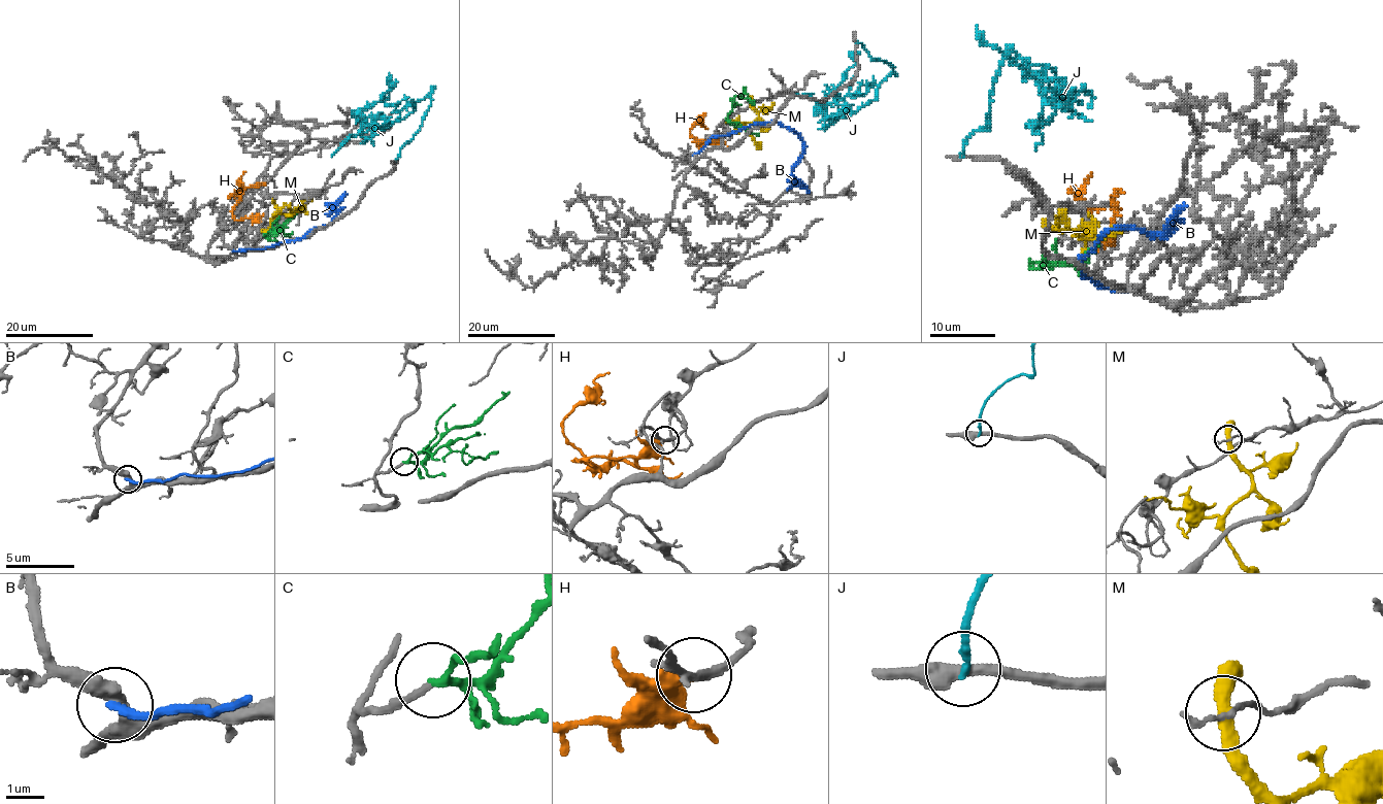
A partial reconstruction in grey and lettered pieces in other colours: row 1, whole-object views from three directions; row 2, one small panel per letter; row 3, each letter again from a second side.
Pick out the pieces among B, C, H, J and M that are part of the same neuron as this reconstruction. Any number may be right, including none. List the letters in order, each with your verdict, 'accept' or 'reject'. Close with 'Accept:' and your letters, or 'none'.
B: reject
C: accept
H: accept
J: reject
M: reject
Accept: C, H

